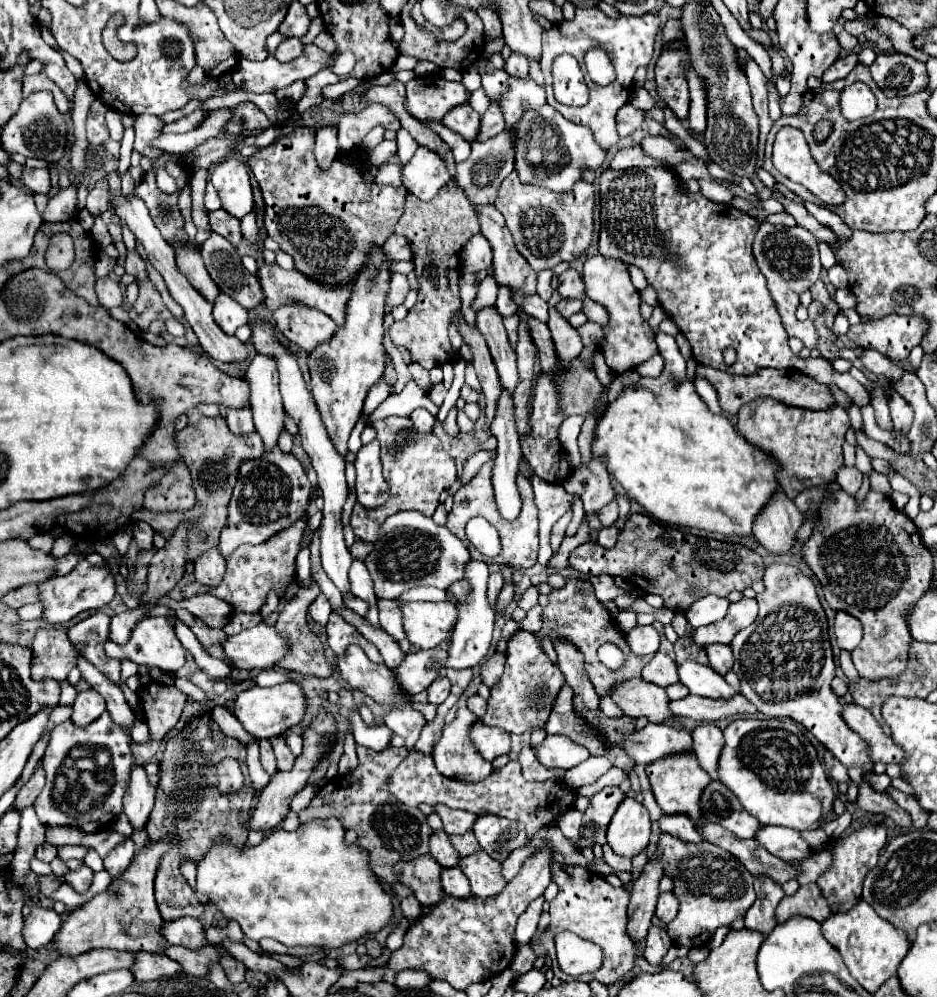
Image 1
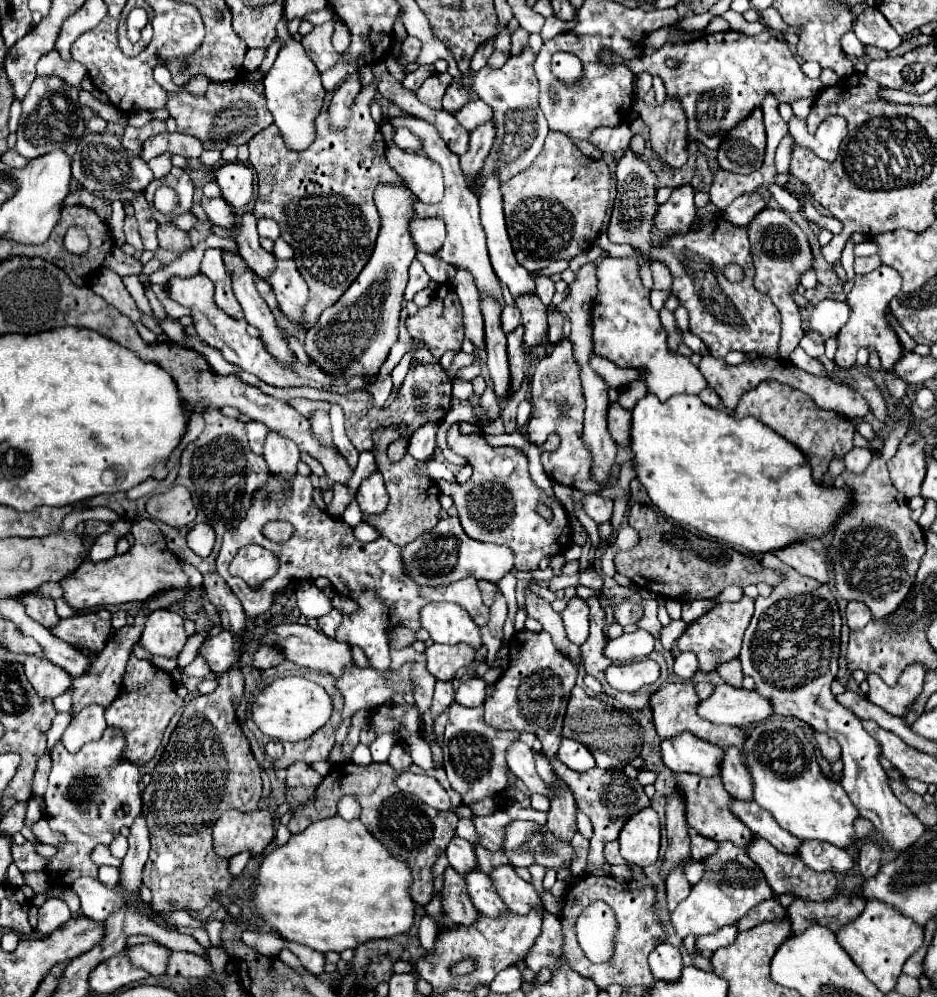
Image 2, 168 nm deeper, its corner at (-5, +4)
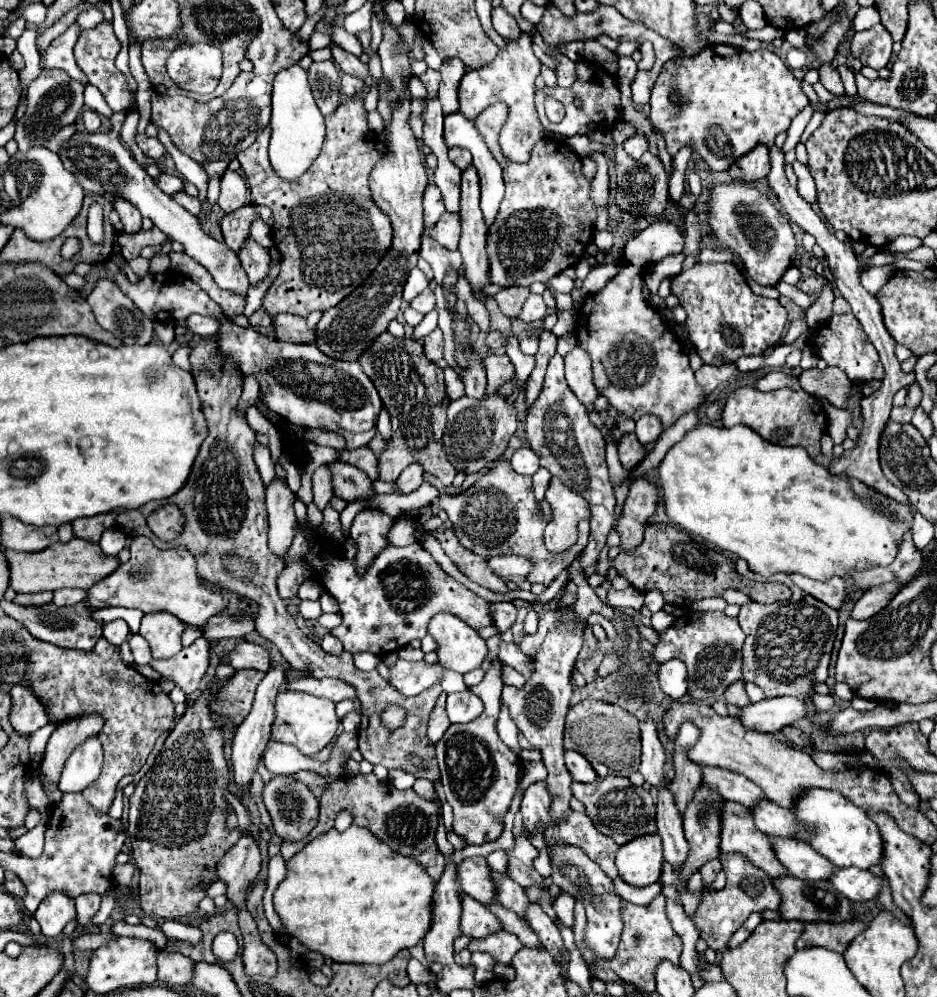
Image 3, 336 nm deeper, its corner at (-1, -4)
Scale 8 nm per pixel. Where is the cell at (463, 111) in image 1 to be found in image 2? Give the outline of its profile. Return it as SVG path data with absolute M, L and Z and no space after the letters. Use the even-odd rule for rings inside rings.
M452 81L448 93L444 93L444 109L448 113L456 113L460 107L464 107L470 101L470 93L456 81Z

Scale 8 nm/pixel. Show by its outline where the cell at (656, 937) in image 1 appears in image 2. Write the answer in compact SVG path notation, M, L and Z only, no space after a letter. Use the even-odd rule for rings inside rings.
M660 943L648 957L650 969L654 979L658 981L676 981L676 977L680 977L682 973L682 955L676 947L672 947L670 943Z

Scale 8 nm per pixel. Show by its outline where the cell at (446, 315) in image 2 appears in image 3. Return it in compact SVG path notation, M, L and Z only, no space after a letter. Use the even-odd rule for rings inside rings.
M432 331L422 339L422 343L424 343L424 355L430 361L442 359L442 331Z

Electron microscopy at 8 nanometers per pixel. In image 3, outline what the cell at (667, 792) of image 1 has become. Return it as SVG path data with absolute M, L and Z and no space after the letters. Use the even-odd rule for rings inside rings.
M722 801L720 851L744 855L752 865L756 865L770 877L786 873L784 865L772 853L768 837L754 827L750 811L734 801Z

